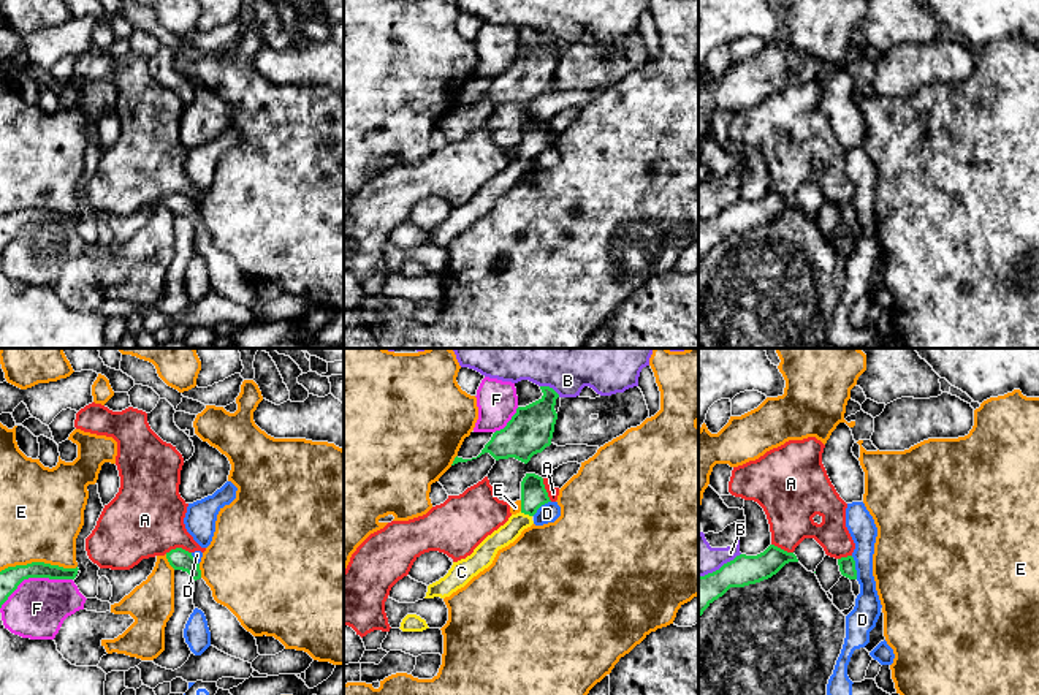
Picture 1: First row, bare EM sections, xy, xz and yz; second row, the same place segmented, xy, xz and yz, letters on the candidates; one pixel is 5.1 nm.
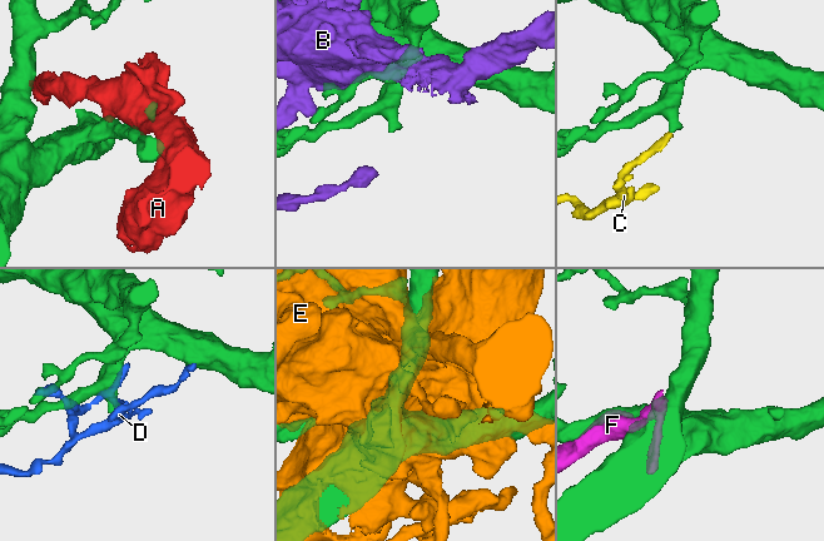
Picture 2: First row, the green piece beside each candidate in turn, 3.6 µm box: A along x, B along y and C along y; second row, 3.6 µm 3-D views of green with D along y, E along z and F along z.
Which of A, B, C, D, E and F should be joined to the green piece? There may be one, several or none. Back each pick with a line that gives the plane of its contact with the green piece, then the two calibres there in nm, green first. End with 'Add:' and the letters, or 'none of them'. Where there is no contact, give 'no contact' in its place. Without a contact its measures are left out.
C: meets green in xz; 130 nm thick on the green side, 100 nm on the other
Add: C

